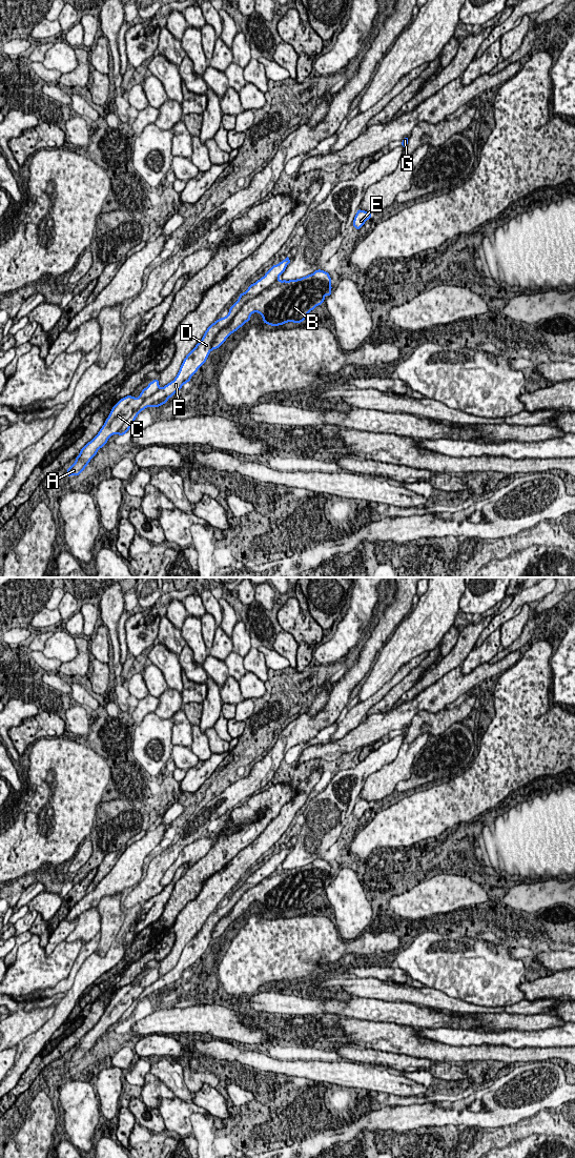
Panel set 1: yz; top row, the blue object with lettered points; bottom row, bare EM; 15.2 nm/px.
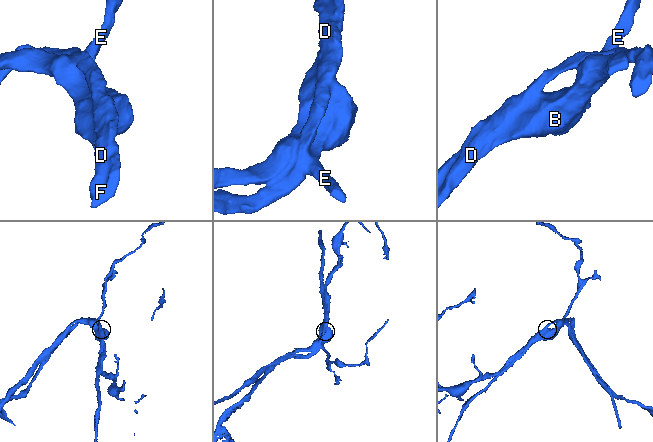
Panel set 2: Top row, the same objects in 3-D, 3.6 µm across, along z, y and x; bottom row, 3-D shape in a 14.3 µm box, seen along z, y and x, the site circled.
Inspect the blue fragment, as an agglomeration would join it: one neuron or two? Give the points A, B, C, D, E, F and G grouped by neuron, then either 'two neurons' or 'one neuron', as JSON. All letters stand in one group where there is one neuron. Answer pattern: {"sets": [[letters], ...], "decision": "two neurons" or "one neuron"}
{"sets": [["A", "B", "C", "E", "G"], ["D", "F"]], "decision": "two neurons"}

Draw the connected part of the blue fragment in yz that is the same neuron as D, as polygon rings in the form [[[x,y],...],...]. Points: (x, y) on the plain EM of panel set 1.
[[[287,846],[278,854],[272,854],[264,866],[255,872],[249,874],[248,878],[240,883],[238,890],[230,895],[228,903],[225,907],[218,908],[214,912],[212,912],[205,920],[202,929],[186,944],[174,969],[159,978],[156,982],[146,987],[132,1004],[118,1019],[117,1022],[120,1025],[124,1024],[129,1019],[131,1013],[142,999],[146,996],[156,997],[166,993],[168,988],[171,987],[178,979],[182,978],[182,975],[185,972],[190,971],[191,966],[206,951],[211,940],[211,934],[215,925],[234,907],[247,890],[255,887],[272,872],[278,870],[279,866],[283,864],[290,851],[291,849]]]

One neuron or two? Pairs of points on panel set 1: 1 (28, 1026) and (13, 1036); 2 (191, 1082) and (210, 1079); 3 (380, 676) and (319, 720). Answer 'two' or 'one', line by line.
1: one
2: one
3: two

